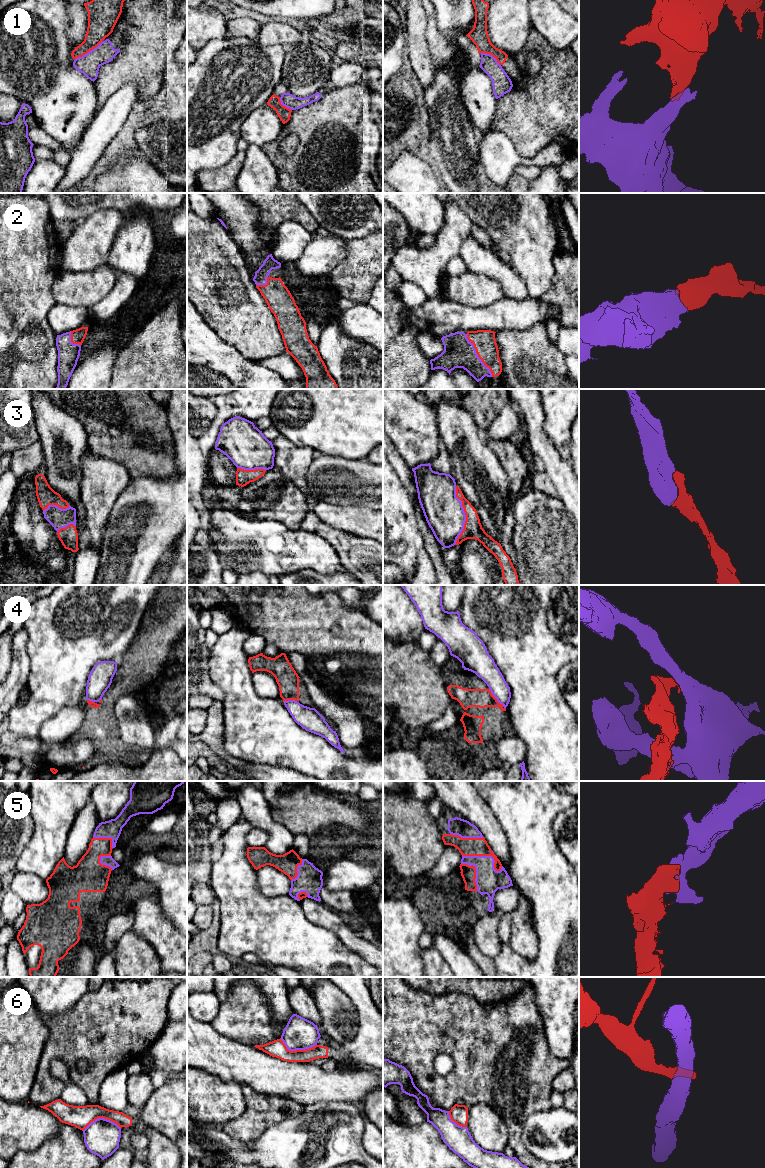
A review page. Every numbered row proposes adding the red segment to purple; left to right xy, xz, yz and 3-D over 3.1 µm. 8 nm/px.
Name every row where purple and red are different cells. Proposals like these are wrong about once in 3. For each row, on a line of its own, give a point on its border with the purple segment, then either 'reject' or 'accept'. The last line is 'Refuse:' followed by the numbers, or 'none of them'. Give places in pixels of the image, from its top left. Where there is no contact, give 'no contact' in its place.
1: contact xy (89, 51); reject
2: contact yz (477, 355); accept
3: contact yz (465, 515); accept
4: contact yz (496, 698); reject
5: contact yz (486, 856); accept
6: contact xz (297, 1049); reject
Refuse: 1, 4, 6

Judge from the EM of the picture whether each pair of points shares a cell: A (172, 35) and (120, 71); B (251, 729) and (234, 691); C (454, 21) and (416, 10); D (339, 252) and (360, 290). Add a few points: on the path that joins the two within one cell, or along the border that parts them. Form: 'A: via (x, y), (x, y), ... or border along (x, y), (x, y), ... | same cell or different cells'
A: via (159, 35), (133, 60) | same cell
B: via (250, 720), (245, 713), (241, 700) | same cell
C: border along (435, 24), (451, 41) | different cells
D: border along (344, 240), (346, 255), (327, 274) | different cells

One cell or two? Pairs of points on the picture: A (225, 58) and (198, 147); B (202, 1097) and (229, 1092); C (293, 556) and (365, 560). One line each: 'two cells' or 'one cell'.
A: one cell
B: one cell
C: two cells

